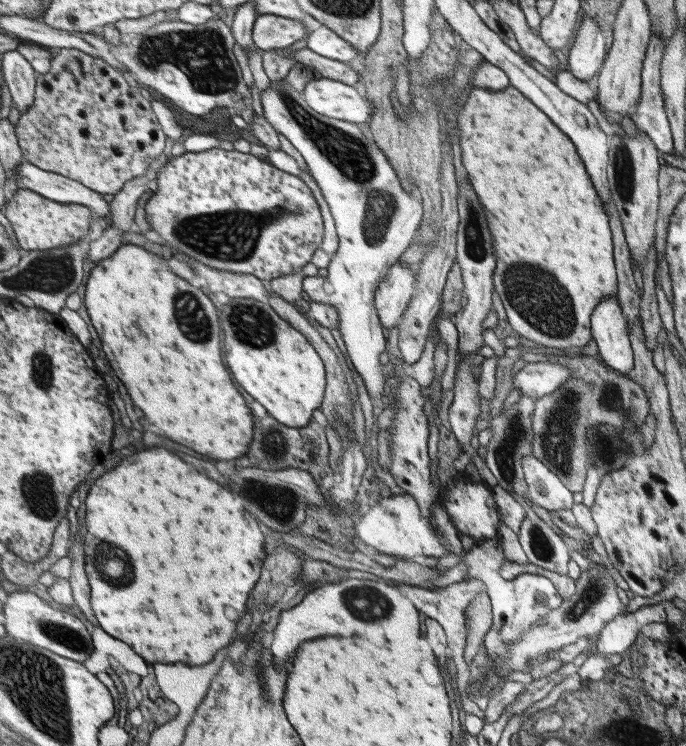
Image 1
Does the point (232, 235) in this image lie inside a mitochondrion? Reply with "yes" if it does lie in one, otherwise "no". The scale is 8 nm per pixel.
yes

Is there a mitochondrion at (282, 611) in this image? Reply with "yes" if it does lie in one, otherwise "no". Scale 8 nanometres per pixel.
no

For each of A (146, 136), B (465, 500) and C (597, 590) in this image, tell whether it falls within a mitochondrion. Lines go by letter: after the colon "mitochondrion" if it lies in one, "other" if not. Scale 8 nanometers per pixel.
A: other
B: other
C: mitochondrion

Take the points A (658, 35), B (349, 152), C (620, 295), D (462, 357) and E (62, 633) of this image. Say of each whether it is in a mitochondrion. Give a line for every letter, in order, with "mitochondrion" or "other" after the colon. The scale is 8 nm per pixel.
A: other
B: mitochondrion
C: other
D: other
E: mitochondrion

